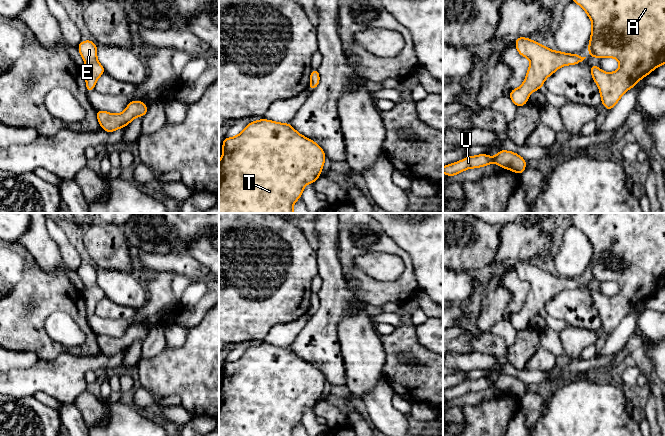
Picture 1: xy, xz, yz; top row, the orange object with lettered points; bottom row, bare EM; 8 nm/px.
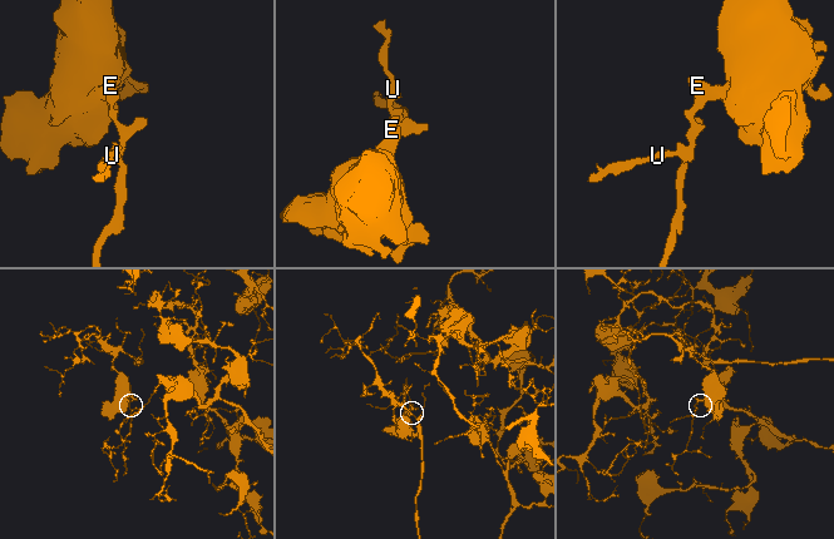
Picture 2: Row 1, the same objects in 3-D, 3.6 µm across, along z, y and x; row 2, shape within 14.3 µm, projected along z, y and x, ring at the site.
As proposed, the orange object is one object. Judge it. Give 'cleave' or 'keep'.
keep

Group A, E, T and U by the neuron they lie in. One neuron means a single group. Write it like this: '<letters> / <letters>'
A E T U

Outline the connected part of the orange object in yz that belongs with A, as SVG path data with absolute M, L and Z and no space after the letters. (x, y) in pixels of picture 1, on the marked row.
M573 0L573 2L580 5L592 21L589 56L616 58L620 62L620 68L612 73L602 71L595 64L590 66L591 75L599 87L601 103L610 111L627 90L665 63L665 0Z

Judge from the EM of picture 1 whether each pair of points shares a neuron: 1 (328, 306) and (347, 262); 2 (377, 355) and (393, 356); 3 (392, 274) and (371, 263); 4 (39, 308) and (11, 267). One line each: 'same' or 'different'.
1: different
2: different
3: same
4: same

